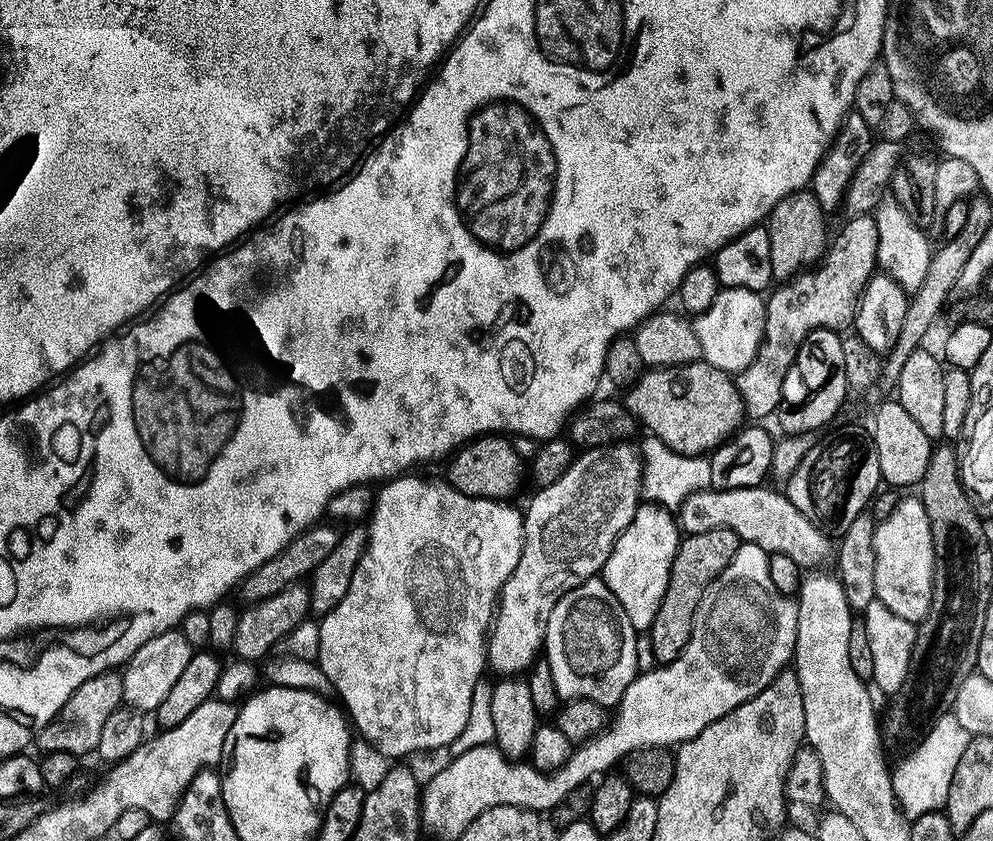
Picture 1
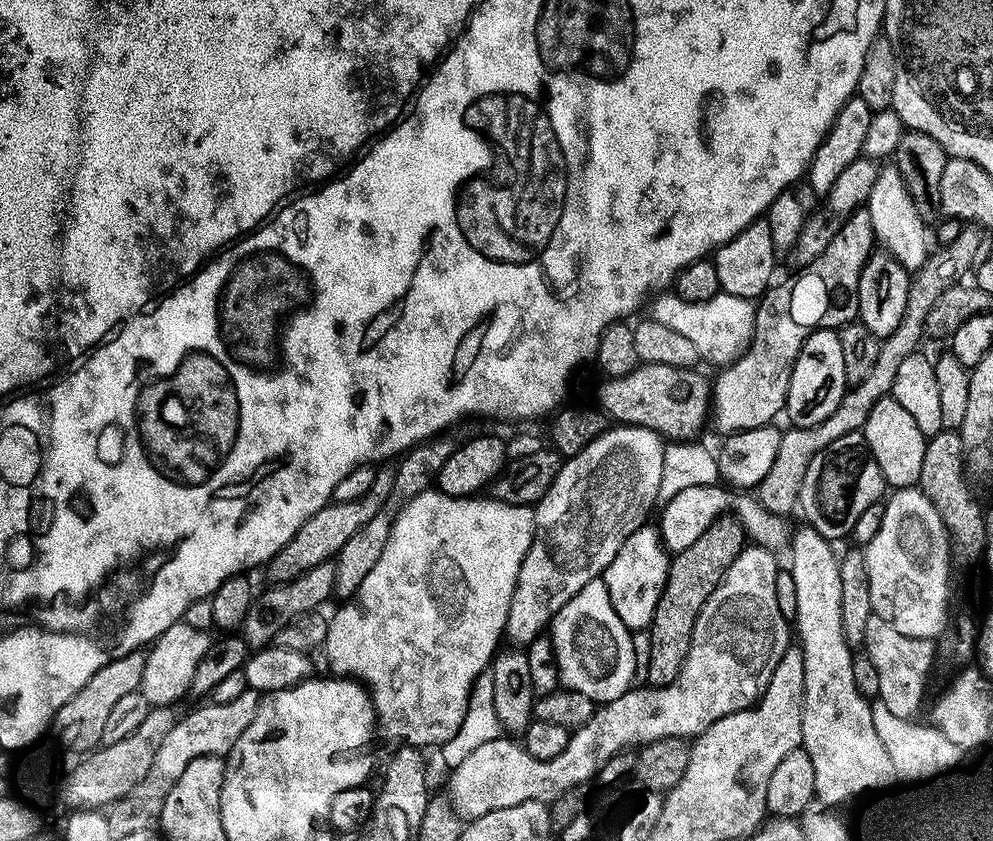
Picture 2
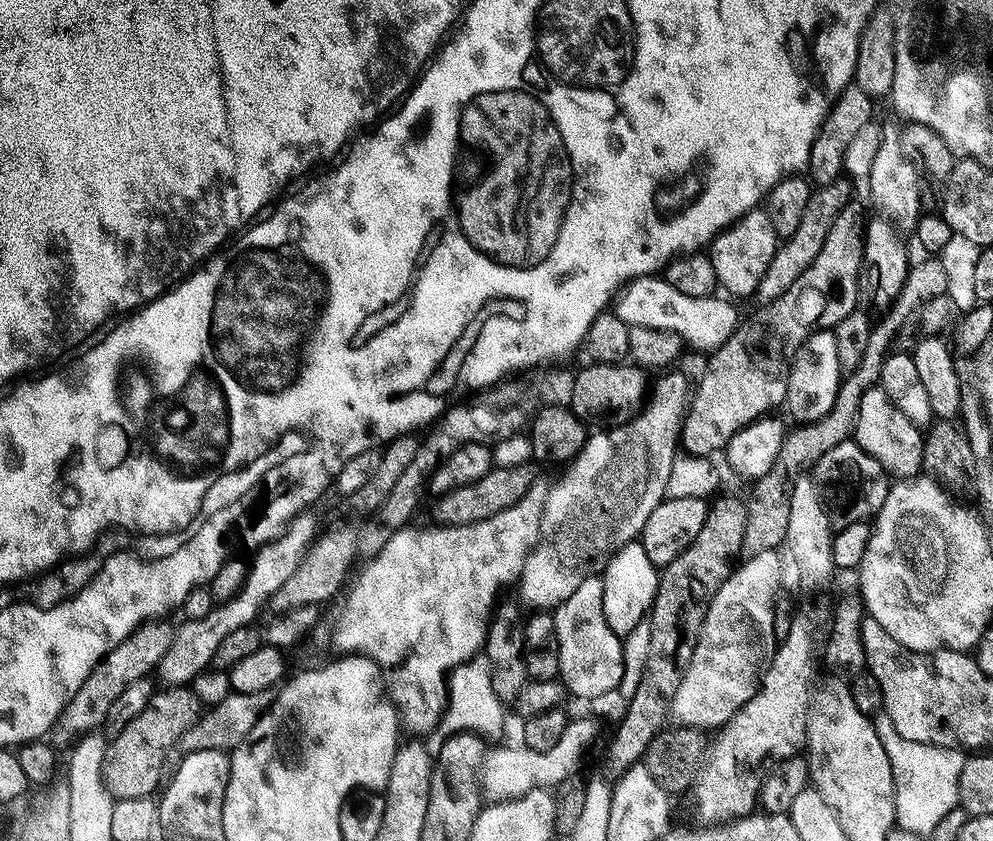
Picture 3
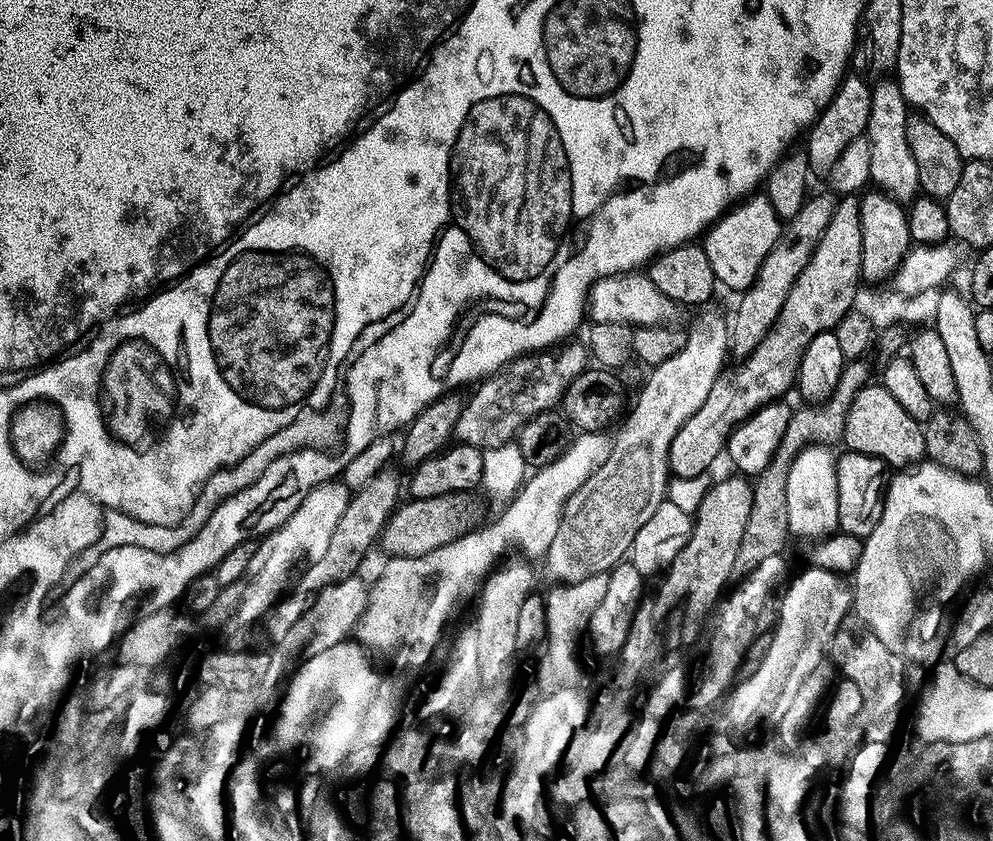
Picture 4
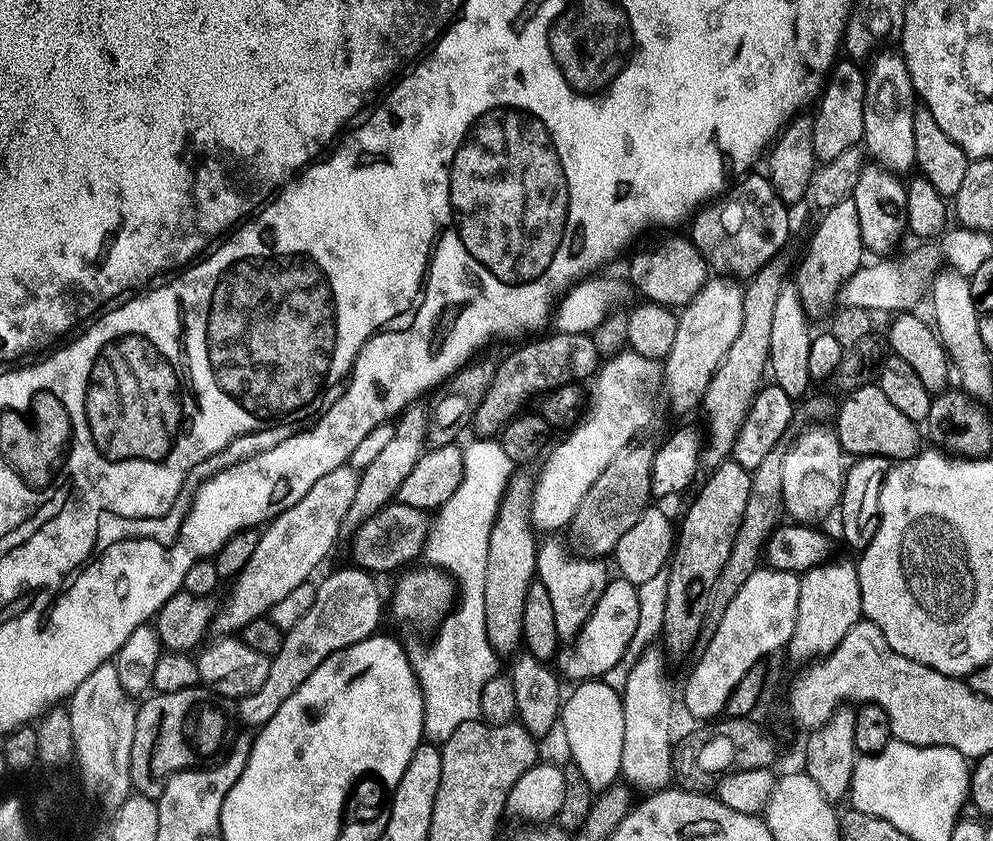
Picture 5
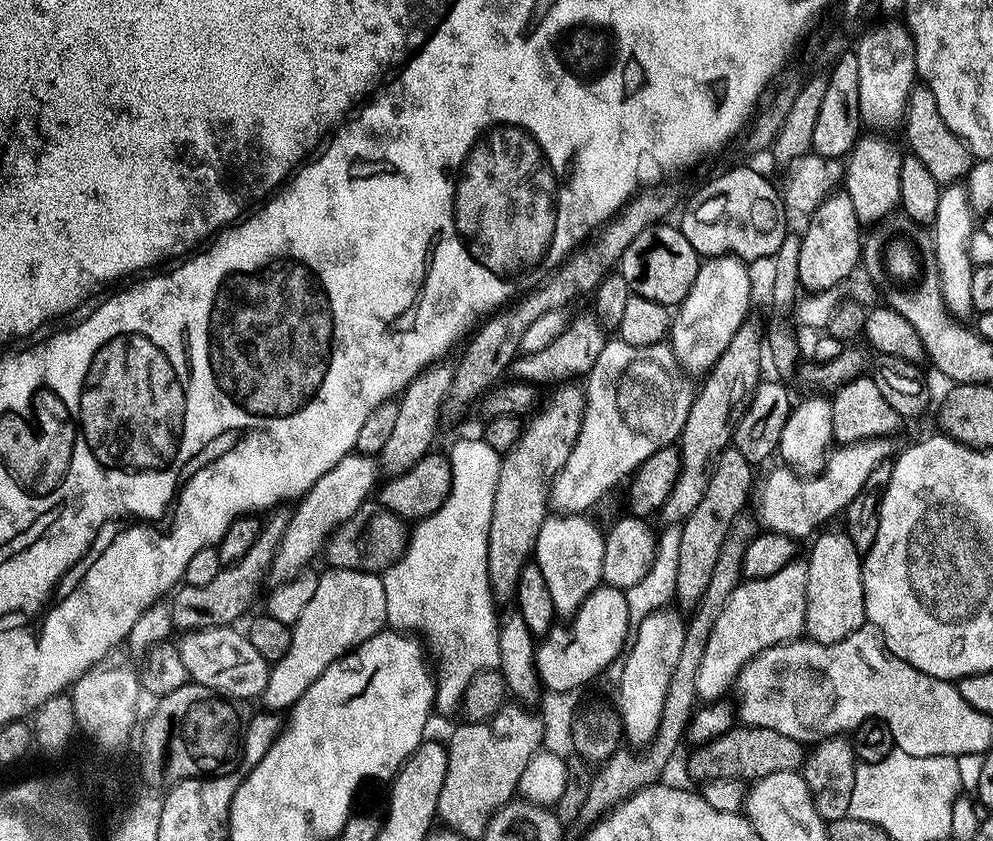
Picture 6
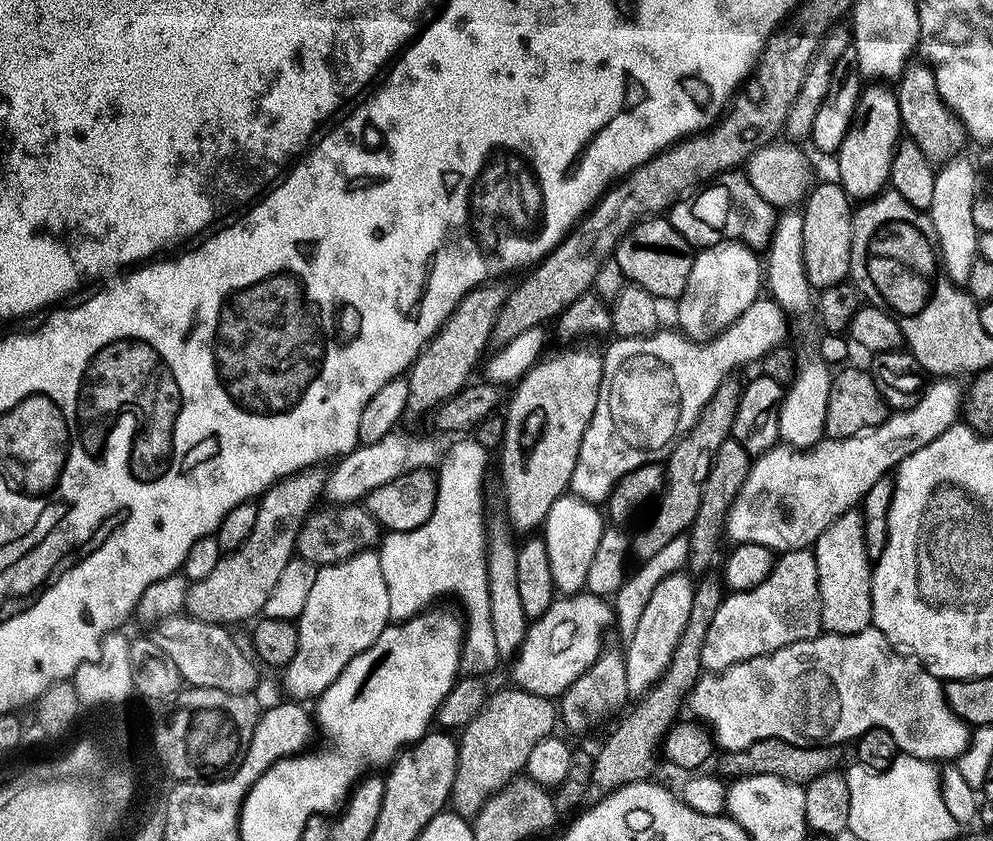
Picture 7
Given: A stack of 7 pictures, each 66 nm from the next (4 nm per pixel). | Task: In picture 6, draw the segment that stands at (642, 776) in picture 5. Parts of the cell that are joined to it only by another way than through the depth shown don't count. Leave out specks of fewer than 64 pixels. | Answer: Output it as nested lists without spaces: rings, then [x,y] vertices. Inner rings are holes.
[[[672,606],[660,608],[650,614],[641,624],[635,625],[634,639],[627,645],[626,655],[623,657],[622,678],[618,683],[618,689],[620,689],[618,715],[622,725],[623,739],[629,740],[629,745],[649,745],[659,728],[670,680],[682,653],[686,620],[679,614],[681,615]]]

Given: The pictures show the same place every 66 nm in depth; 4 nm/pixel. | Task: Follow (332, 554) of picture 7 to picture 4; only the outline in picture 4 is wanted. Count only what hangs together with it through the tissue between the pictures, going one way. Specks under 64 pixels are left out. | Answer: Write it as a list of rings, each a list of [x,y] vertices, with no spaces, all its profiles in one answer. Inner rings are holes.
[[[471,491],[451,492],[438,498],[409,499],[401,503],[392,513],[392,517],[385,522],[378,539],[379,547],[384,547],[389,557],[421,556],[454,542],[473,527],[476,500],[472,495]]]

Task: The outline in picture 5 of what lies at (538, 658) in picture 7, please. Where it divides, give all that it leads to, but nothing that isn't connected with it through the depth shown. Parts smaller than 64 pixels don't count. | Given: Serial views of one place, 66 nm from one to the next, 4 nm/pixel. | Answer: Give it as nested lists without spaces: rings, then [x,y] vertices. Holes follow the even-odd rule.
[[[623,578],[609,579],[606,590],[602,590],[590,618],[584,623],[575,640],[559,649],[559,671],[564,671],[572,682],[603,678],[626,655],[630,640],[638,627],[638,616],[637,585]]]

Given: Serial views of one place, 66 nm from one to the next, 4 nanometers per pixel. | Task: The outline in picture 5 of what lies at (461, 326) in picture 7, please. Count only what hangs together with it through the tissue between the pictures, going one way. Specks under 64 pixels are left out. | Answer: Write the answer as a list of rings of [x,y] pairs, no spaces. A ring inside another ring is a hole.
[[[417,402],[404,409],[399,416],[395,417],[394,423],[396,429],[392,441],[380,451],[377,460],[370,462],[370,466],[366,466],[359,473],[360,482],[357,494],[344,518],[343,527],[345,529],[360,528],[362,522],[366,522],[366,518],[378,514],[378,510],[393,503],[402,482],[410,475],[410,470],[414,470],[414,462],[418,462],[420,455],[426,451],[428,414],[423,403]]]

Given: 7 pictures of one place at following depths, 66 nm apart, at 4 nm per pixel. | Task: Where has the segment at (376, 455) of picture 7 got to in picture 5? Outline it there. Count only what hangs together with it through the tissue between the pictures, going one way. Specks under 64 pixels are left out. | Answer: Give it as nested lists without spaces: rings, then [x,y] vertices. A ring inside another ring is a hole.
[[[347,464],[336,467],[318,478],[298,502],[281,512],[261,533],[253,557],[235,577],[232,597],[219,605],[212,620],[211,631],[217,637],[239,634],[254,618],[268,616],[276,602],[286,594],[309,583],[314,571],[329,554],[339,532],[342,532],[346,512],[354,502],[359,484],[359,471]]]

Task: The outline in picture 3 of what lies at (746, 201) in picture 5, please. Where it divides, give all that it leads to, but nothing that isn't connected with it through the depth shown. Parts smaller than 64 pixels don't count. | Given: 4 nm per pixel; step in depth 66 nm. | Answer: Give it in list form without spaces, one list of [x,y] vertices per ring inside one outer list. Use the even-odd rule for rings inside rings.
[[[755,208],[749,211],[735,224],[724,229],[712,241],[708,255],[714,264],[717,285],[731,297],[753,297],[762,275],[766,274],[769,264],[779,248],[779,236],[770,221],[767,209]]]

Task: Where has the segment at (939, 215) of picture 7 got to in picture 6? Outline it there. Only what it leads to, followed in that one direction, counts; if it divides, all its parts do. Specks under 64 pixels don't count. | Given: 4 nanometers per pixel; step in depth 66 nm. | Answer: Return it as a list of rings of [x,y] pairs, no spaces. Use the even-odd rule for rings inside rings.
[[[958,183],[941,187],[938,198],[938,214],[930,226],[930,247],[936,255],[936,269],[942,286],[944,305],[957,318],[968,318],[964,316],[971,317],[973,315],[970,285],[974,265],[968,253],[970,238],[974,231],[972,220],[974,220],[974,213],[968,201],[965,185]]]

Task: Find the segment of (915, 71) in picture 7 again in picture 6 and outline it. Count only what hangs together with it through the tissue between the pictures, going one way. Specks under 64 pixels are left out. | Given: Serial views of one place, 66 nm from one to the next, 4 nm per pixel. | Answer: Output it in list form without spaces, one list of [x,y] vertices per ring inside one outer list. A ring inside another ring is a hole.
[[[917,86],[912,89],[904,115],[903,132],[908,139],[907,151],[916,156],[918,162],[924,163],[934,182],[947,186],[961,183],[967,177],[974,163],[972,151],[962,138],[958,138],[958,134],[954,134],[954,130],[950,130],[950,126],[946,126],[946,122],[942,122],[942,114],[938,114],[938,102],[934,102],[934,94],[930,94],[928,88]]]

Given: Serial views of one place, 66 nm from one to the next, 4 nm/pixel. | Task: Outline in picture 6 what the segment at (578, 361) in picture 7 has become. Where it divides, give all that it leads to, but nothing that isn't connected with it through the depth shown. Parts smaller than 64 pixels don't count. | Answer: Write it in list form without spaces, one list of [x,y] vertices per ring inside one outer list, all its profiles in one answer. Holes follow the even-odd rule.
[[[562,384],[554,390],[557,391],[551,396],[544,408],[531,418],[524,432],[509,450],[508,454],[505,453],[501,457],[487,554],[489,584],[497,601],[502,602],[507,596],[509,599],[520,584],[520,576],[524,573],[524,567],[535,553],[542,522],[550,514],[549,502],[552,483],[562,467],[565,466],[565,462],[568,460],[571,449],[581,430],[586,406],[585,391],[579,385],[578,387],[572,385]]]

